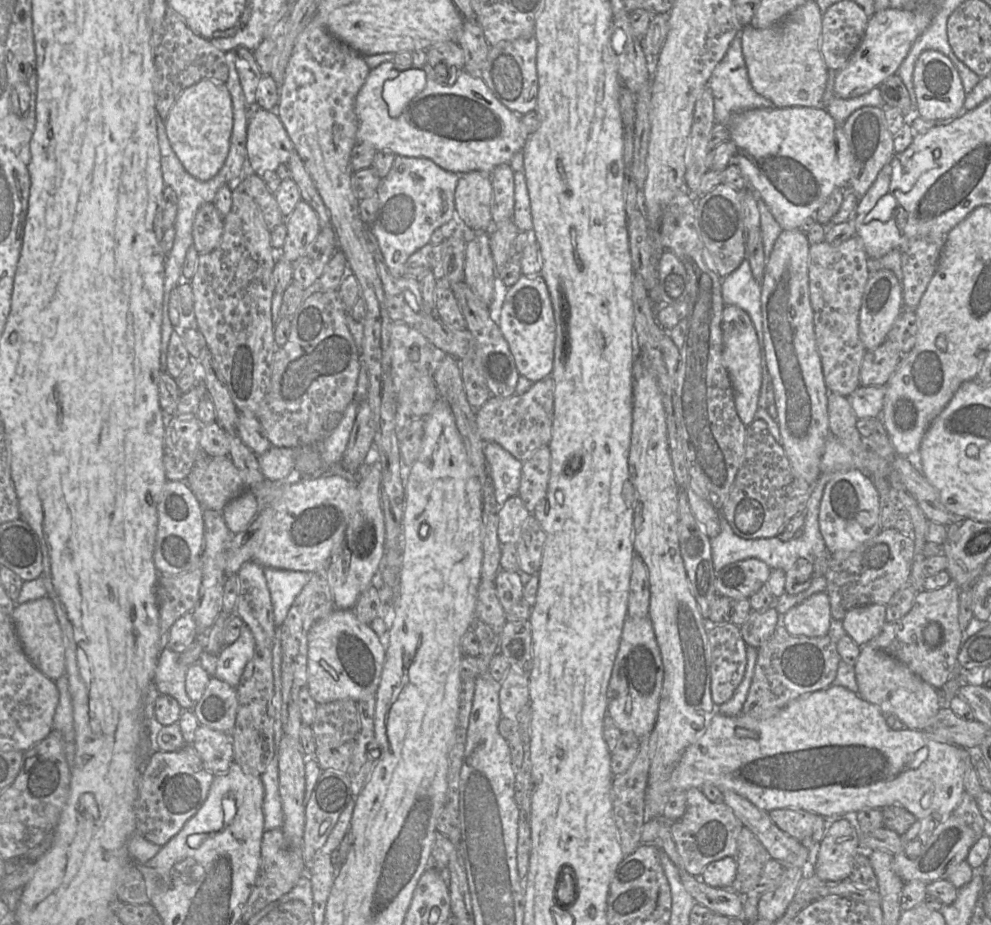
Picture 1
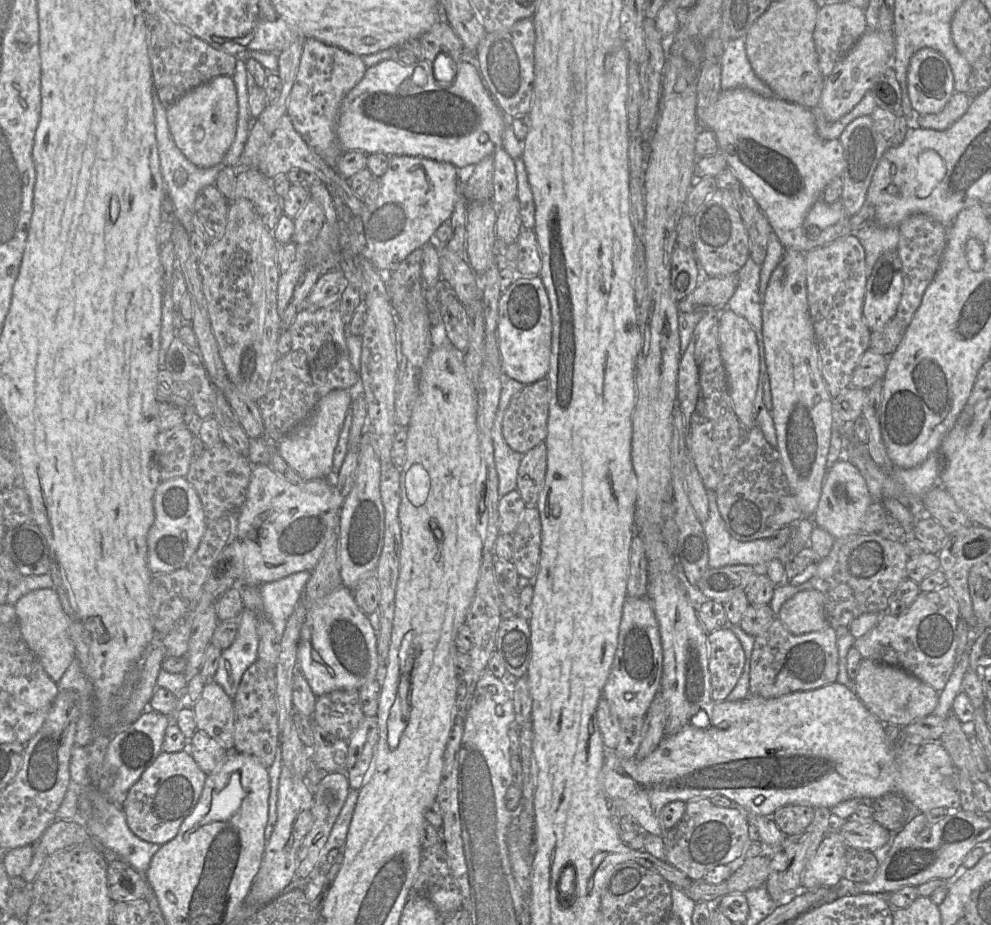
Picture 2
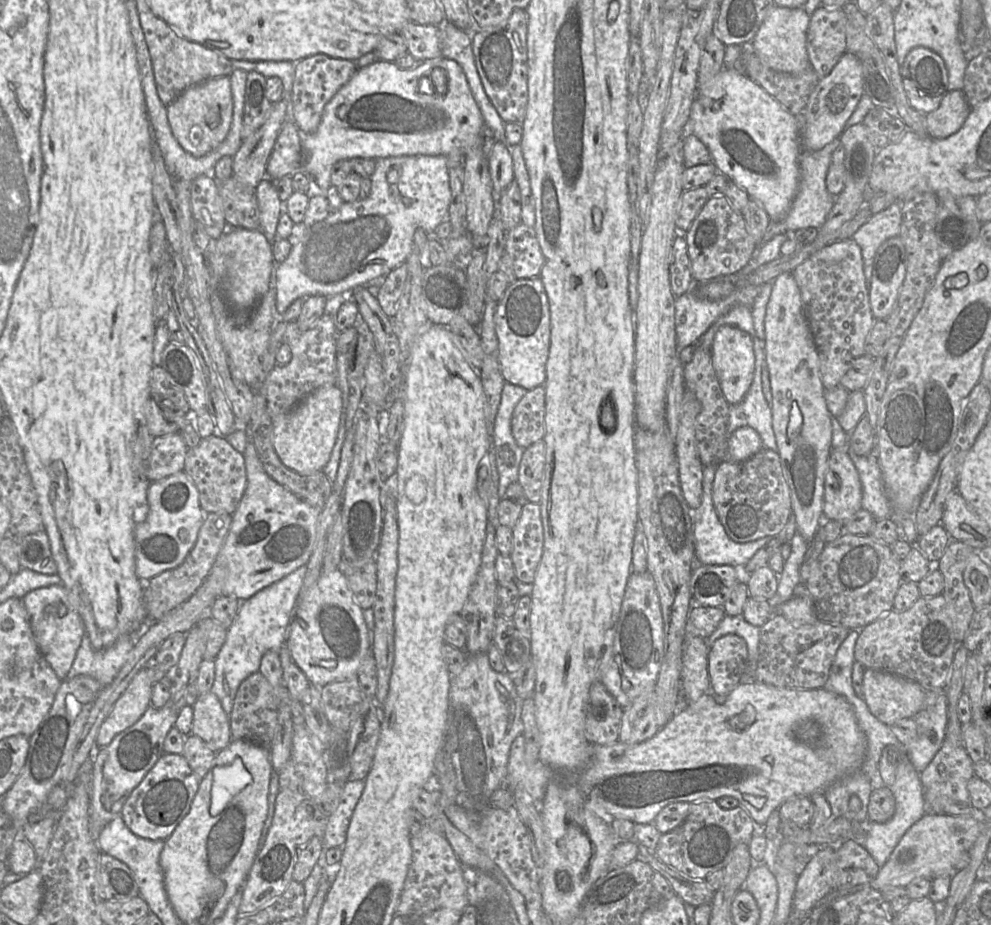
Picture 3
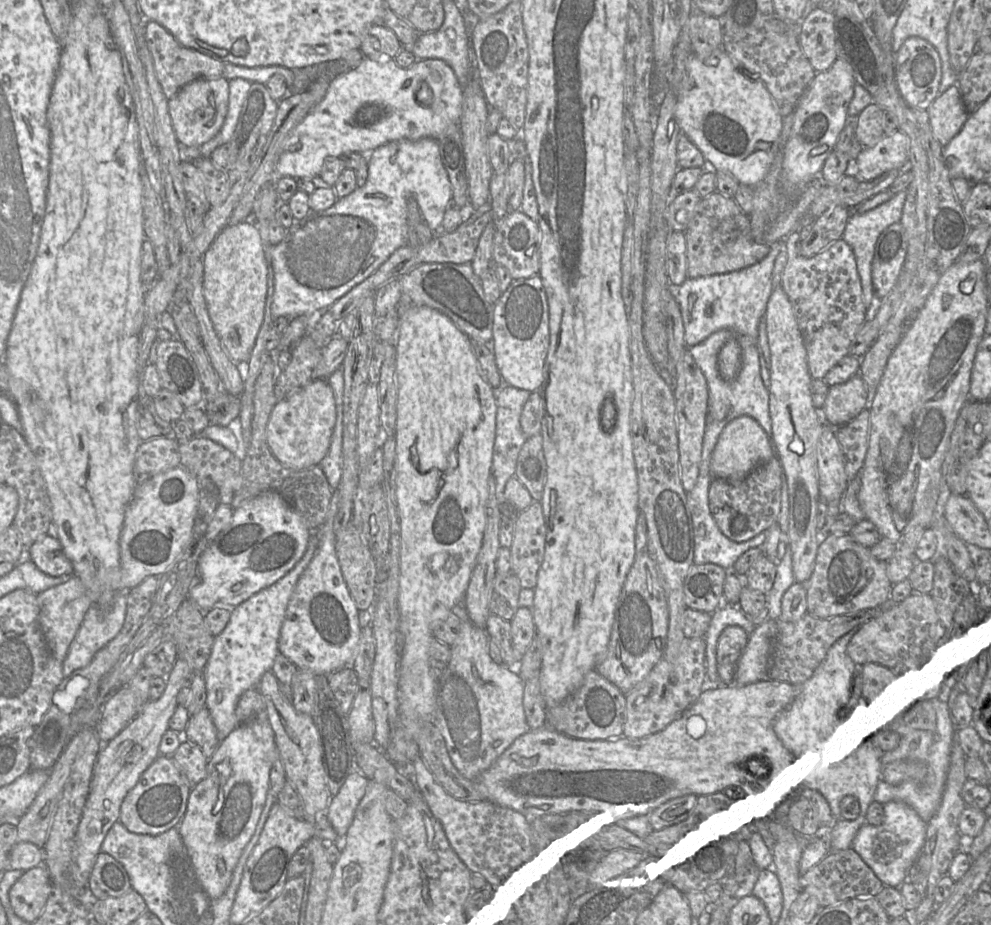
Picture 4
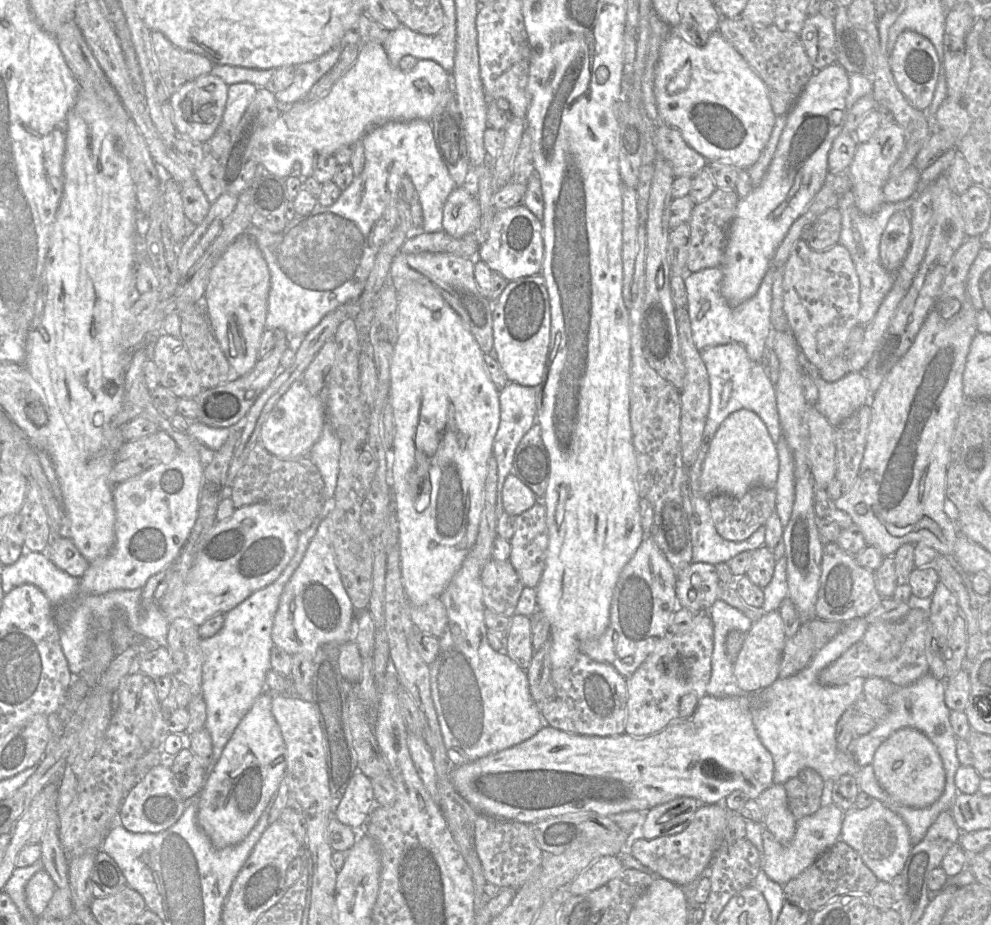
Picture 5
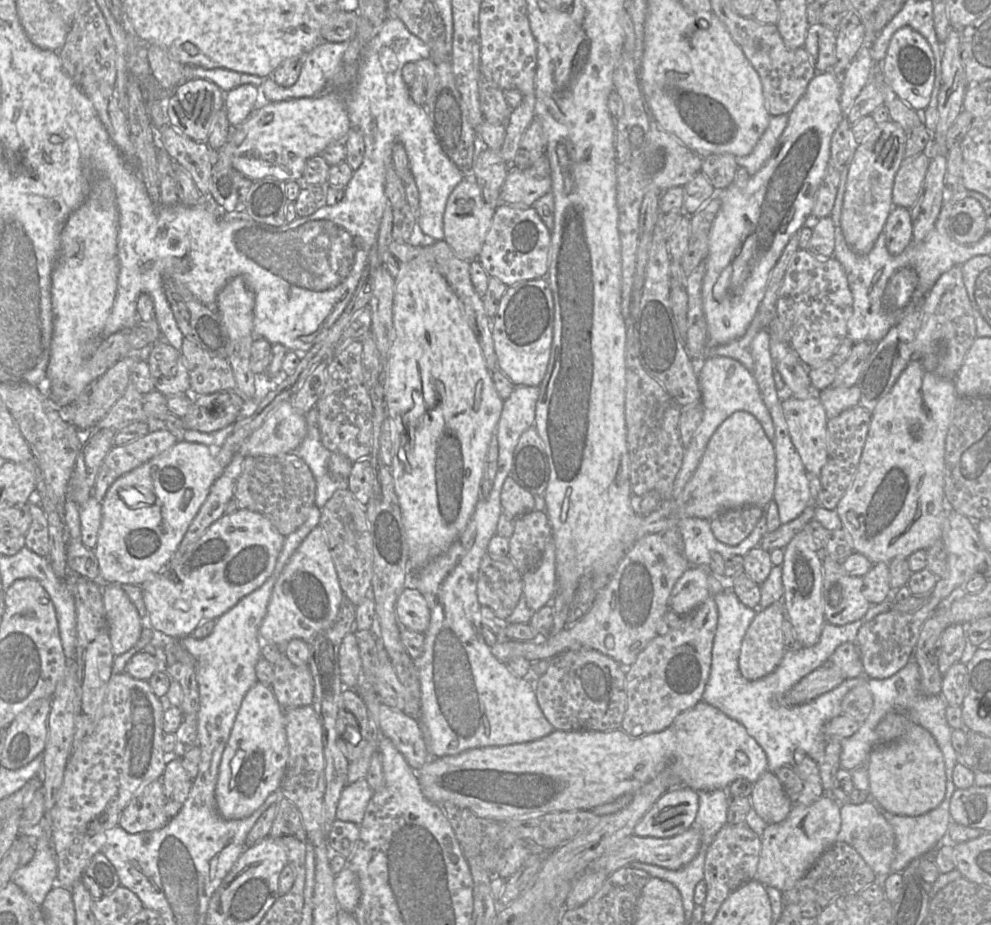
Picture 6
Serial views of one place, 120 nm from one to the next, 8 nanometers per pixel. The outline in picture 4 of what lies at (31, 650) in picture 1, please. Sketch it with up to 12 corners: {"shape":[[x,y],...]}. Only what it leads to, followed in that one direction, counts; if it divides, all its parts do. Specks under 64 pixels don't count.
{"shape":[[76,575],[37,594],[47,646],[63,663],[92,604]]}

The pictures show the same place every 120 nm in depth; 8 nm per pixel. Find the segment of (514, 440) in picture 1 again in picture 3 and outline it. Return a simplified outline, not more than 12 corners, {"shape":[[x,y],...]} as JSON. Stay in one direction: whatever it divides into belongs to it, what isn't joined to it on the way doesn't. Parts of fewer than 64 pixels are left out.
{"shape":[[538,386],[516,405],[511,429],[526,449],[543,440],[546,391]]}

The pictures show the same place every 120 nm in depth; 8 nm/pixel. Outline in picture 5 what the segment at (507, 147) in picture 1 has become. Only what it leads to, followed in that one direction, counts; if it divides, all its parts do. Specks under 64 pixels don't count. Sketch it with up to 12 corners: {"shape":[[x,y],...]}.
{"shape":[[384,46],[314,103],[252,138],[272,174],[309,177],[318,156],[388,121],[430,120],[453,98],[433,60],[410,71]]}

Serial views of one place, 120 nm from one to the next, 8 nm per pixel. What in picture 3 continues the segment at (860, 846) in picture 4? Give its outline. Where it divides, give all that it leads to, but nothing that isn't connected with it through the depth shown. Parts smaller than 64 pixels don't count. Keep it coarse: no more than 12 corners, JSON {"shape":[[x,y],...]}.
{"shape":[[900,761],[885,823],[859,822],[862,846],[879,867],[925,814],[920,776]]}

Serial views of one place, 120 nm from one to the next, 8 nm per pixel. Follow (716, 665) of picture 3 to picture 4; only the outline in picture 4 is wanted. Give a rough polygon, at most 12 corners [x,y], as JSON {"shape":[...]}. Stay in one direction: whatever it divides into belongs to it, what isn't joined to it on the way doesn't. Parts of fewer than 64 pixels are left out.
{"shape":[[739,626],[721,633],[717,671],[722,685],[734,683],[748,634]]}

